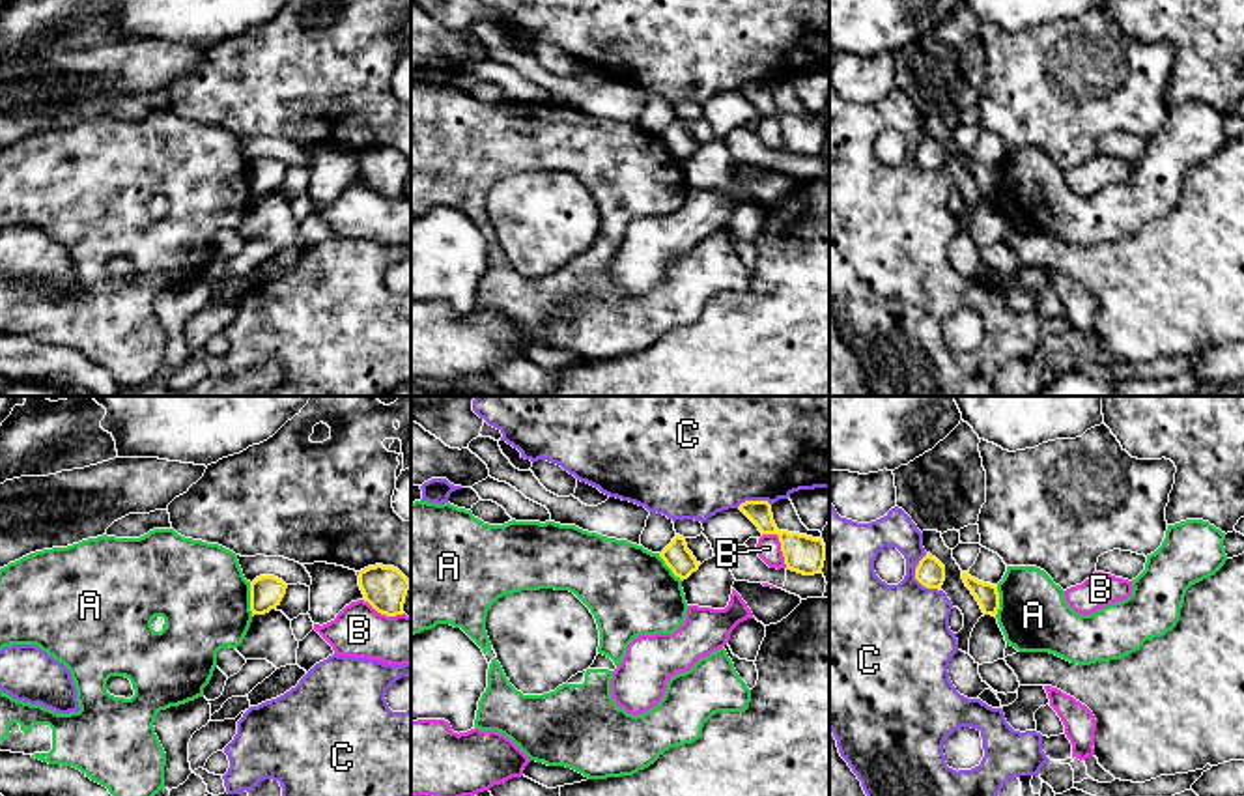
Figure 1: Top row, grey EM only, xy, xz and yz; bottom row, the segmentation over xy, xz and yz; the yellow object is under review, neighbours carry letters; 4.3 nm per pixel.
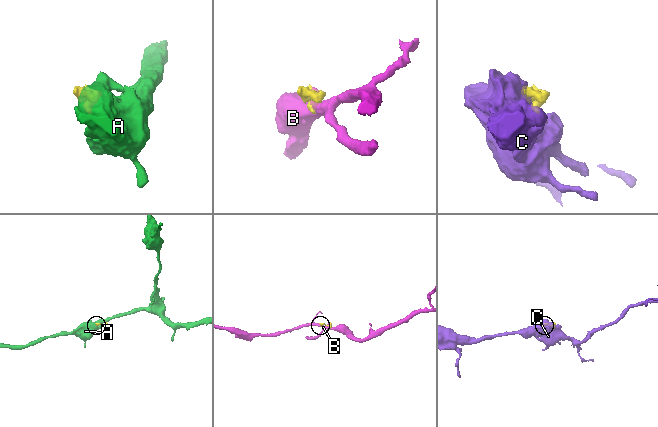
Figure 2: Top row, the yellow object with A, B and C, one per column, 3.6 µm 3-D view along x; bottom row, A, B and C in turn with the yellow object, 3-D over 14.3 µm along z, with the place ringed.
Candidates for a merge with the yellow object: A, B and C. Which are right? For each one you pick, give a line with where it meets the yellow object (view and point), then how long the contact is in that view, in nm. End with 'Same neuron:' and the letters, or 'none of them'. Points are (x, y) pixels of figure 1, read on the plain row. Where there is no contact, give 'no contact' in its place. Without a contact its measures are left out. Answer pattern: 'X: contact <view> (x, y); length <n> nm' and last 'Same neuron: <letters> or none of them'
Same neuron: none of them

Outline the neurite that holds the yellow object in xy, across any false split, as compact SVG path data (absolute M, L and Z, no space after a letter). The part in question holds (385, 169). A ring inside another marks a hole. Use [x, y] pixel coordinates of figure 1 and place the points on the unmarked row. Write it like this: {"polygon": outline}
{"polygon": "M368 148L359 153L359 168L364 181L381 196L403 196L403 185L411 163L394 148Z"}

